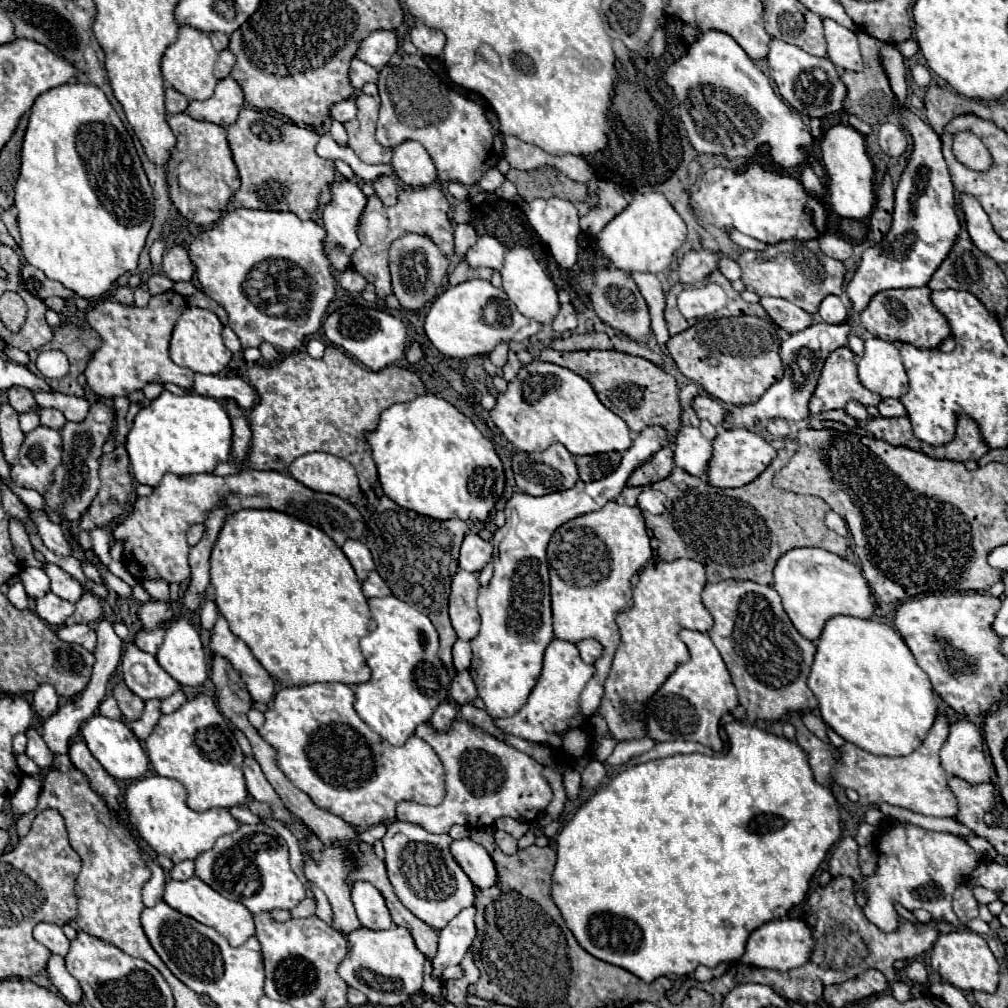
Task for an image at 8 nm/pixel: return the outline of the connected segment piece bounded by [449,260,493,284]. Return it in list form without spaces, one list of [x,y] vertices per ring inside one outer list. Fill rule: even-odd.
[[[467,260],[459,262],[457,268],[453,270],[453,274],[449,274],[449,284],[461,284],[473,278],[481,278],[481,280],[491,280],[493,270],[491,268],[473,268],[467,264]]]

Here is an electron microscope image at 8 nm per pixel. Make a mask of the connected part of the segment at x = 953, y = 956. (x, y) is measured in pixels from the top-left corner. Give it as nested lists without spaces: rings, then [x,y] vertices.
[[[971,930],[941,934],[931,950],[931,968],[935,972],[939,972],[943,980],[947,980],[949,984],[953,984],[955,988],[959,988],[963,992],[975,992],[975,990],[993,992],[999,982],[997,958],[989,950],[985,938]]]

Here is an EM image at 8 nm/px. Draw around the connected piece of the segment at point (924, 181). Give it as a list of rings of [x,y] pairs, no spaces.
[[[899,104],[899,122],[913,138],[913,150],[895,188],[895,212],[891,230],[879,244],[863,252],[861,264],[847,286],[853,308],[861,312],[873,294],[889,288],[921,288],[951,252],[961,232],[951,174],[941,154],[939,134],[915,112]]]

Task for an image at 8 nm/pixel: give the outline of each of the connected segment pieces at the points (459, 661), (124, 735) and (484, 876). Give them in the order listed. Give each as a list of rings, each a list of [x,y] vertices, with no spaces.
[[[457,640],[453,646],[453,666],[455,670],[467,670],[471,666],[471,646],[469,642]]]
[[[93,714],[87,722],[83,722],[81,736],[87,742],[91,754],[99,760],[99,764],[113,778],[119,778],[119,780],[137,780],[137,778],[145,776],[145,772],[149,768],[149,758],[147,758],[141,742],[135,738],[135,734],[131,732],[131,728],[125,722],[111,720],[111,718],[105,718],[101,714]]]
[[[471,838],[455,840],[451,844],[451,852],[471,882],[481,888],[491,888],[497,882],[497,870],[493,858],[487,854],[483,846],[473,842]]]

